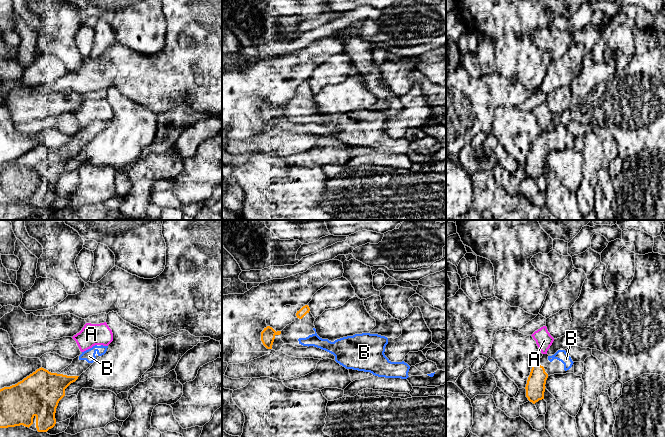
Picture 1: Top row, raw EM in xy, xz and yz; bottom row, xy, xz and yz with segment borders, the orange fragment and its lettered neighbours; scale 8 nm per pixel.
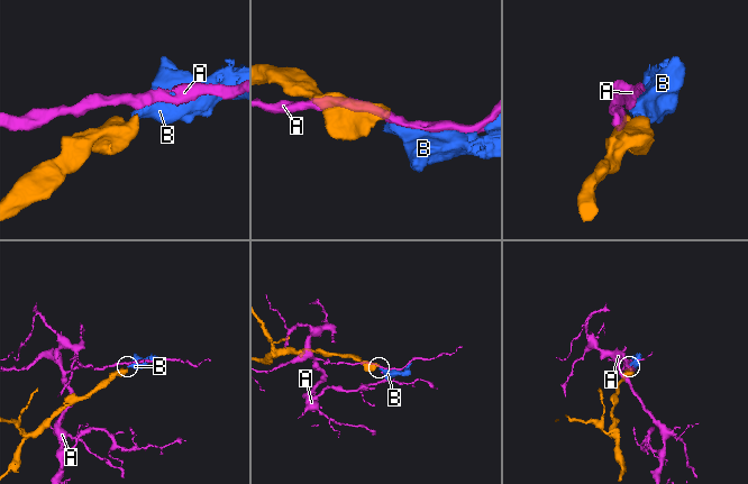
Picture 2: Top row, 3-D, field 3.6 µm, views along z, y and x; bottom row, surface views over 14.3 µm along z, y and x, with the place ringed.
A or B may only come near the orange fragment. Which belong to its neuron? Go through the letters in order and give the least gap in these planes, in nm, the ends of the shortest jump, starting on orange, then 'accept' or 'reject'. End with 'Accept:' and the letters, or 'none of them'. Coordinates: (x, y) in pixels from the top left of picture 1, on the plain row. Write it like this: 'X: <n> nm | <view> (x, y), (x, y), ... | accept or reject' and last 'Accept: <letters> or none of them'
A: 80 nm | yz (537, 138), (542, 129) | reject
B: 70 nm | yz (542, 142), (548, 135) | accept
Accept: B

